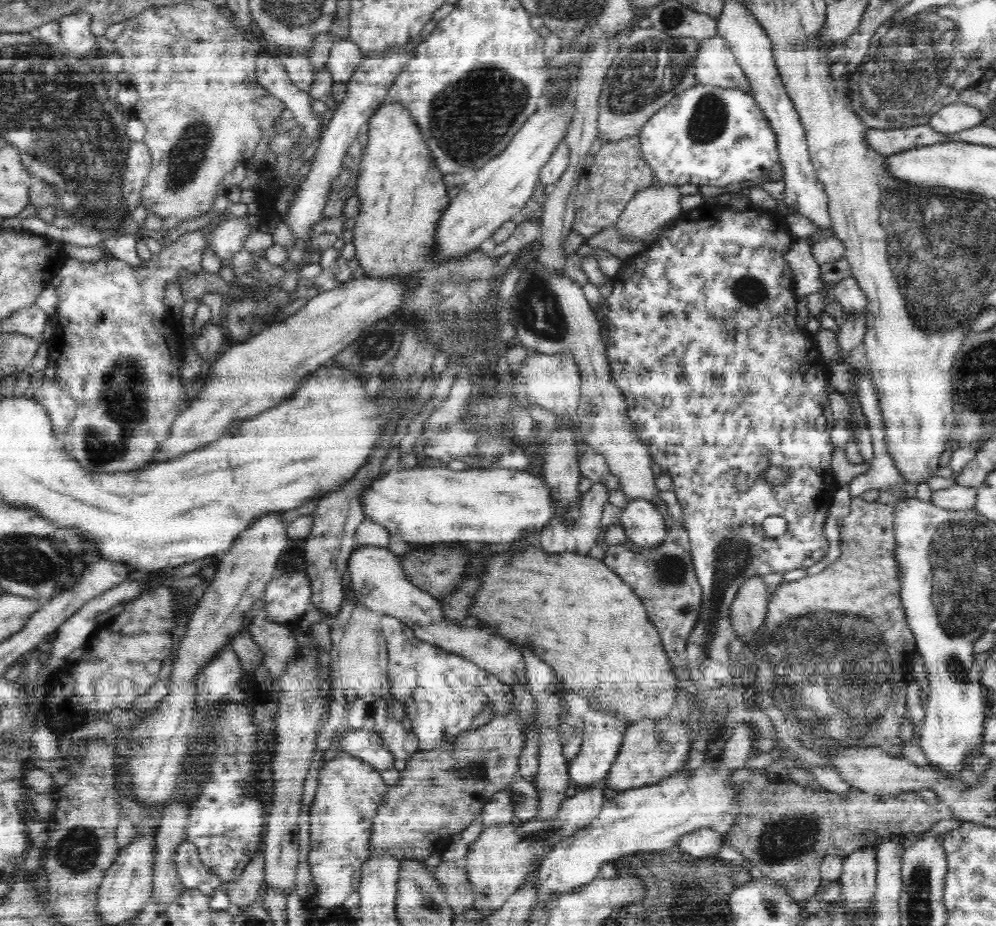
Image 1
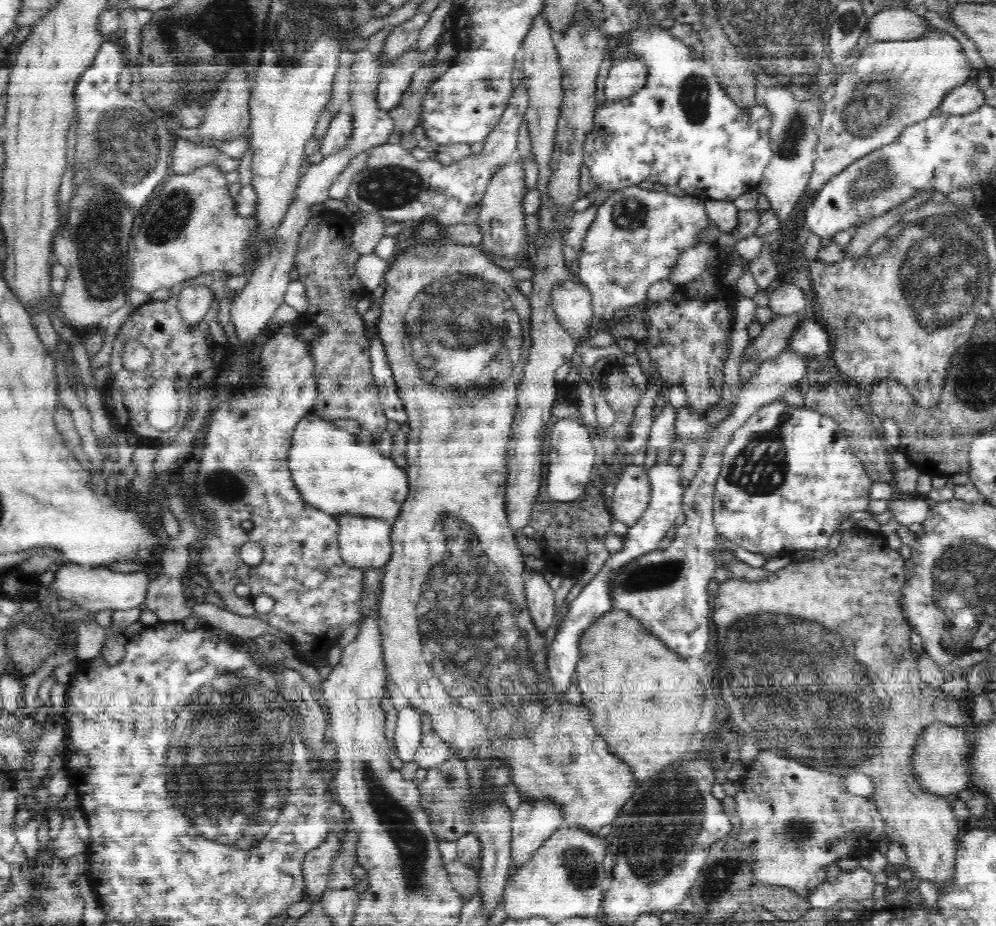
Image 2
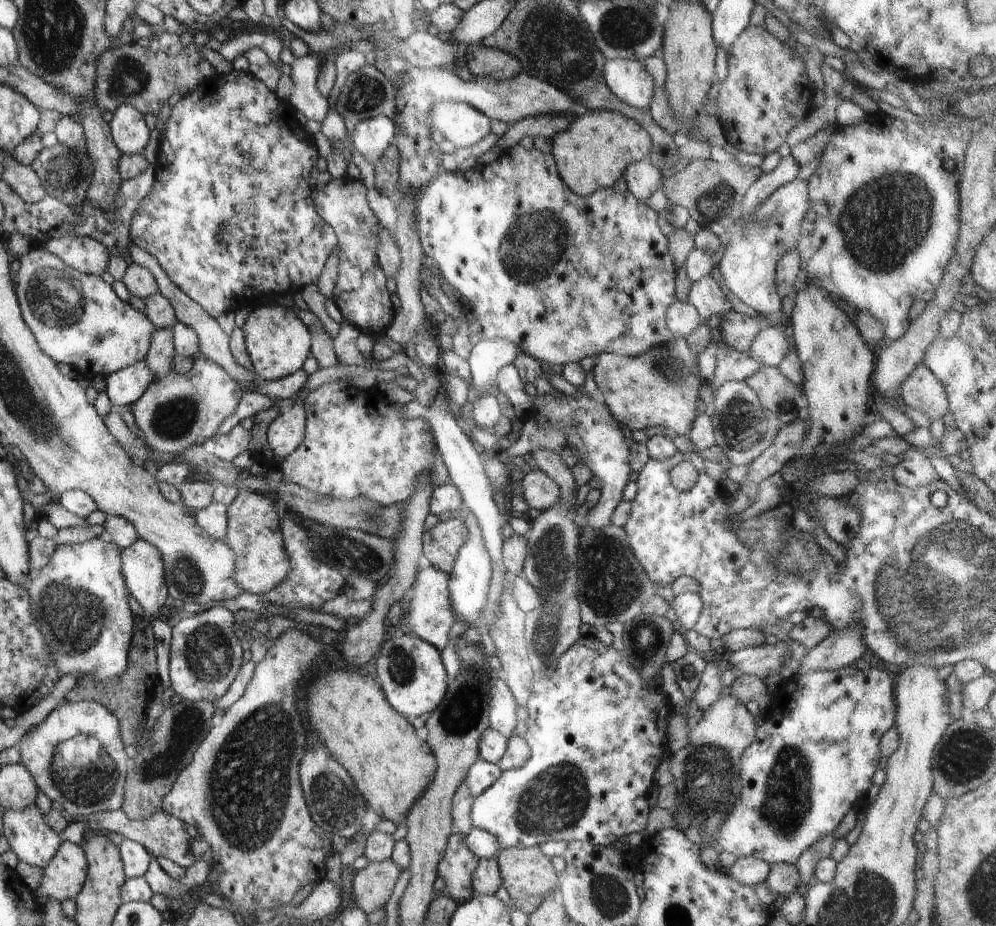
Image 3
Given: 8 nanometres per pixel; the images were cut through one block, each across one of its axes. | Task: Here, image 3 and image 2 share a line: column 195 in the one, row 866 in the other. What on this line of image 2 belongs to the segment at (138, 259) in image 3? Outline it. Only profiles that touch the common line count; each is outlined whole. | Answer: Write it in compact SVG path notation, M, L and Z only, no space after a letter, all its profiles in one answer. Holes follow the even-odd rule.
M340 831L328 833L322 846L310 849L303 862L305 900L320 901L326 890L335 854L342 848Z

